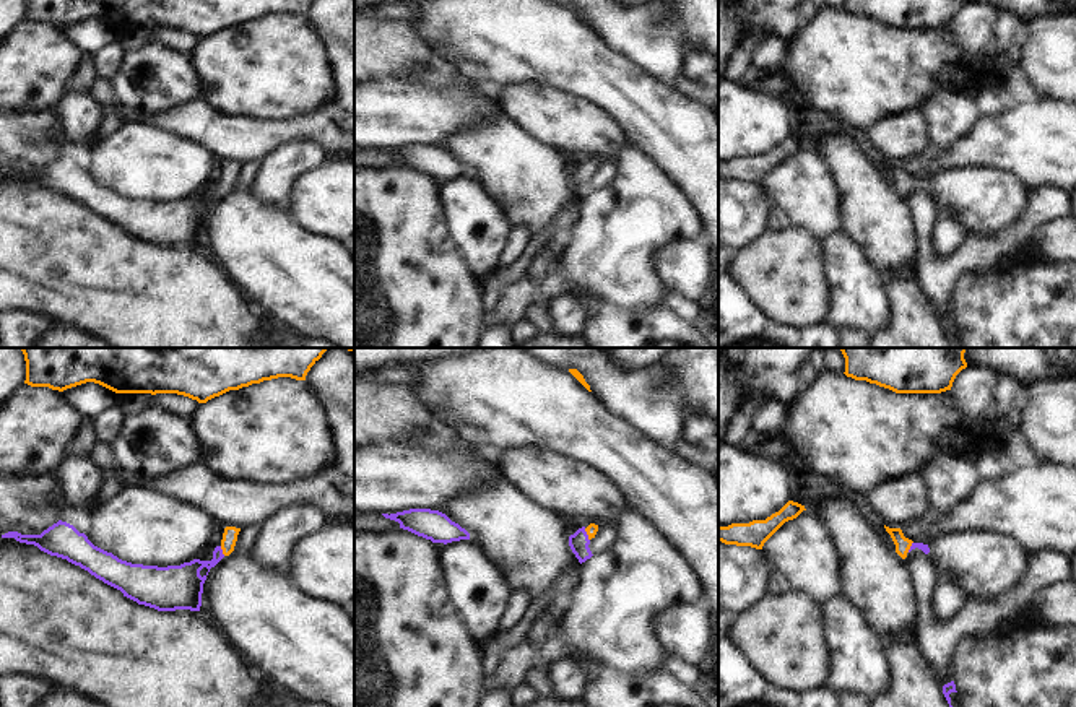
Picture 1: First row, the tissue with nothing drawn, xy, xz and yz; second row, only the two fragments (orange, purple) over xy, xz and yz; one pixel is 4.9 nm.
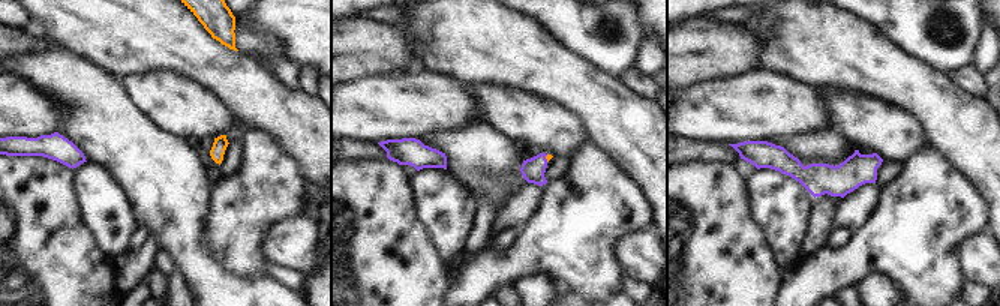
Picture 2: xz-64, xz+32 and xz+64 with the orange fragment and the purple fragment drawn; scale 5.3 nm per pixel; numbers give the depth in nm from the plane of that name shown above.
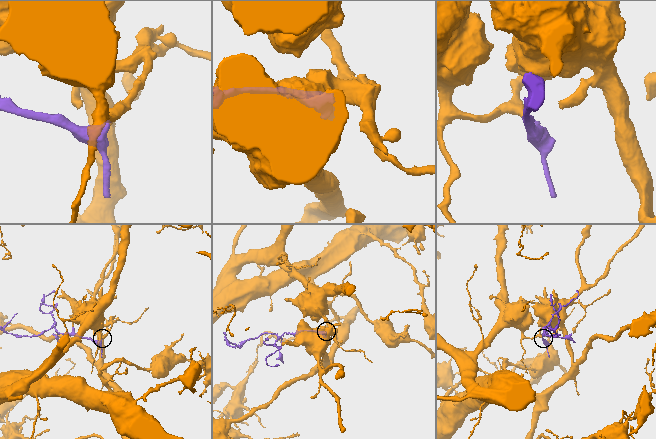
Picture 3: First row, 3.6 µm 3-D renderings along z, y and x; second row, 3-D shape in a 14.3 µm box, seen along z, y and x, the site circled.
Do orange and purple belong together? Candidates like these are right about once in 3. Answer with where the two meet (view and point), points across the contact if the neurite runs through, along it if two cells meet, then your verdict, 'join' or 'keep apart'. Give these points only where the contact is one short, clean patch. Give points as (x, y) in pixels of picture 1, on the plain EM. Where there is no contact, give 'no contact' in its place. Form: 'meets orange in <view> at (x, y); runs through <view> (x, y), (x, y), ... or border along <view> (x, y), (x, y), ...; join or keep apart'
meets orange in xy at (223, 187); runs through xy (229, 173), (223, 187), (184, 220); join

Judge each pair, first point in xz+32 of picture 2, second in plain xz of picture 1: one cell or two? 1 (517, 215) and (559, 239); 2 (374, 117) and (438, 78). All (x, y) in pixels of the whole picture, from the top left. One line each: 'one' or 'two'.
1: two
2: two

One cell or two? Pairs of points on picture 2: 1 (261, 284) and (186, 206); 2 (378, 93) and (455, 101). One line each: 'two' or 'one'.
1: one
2: one

